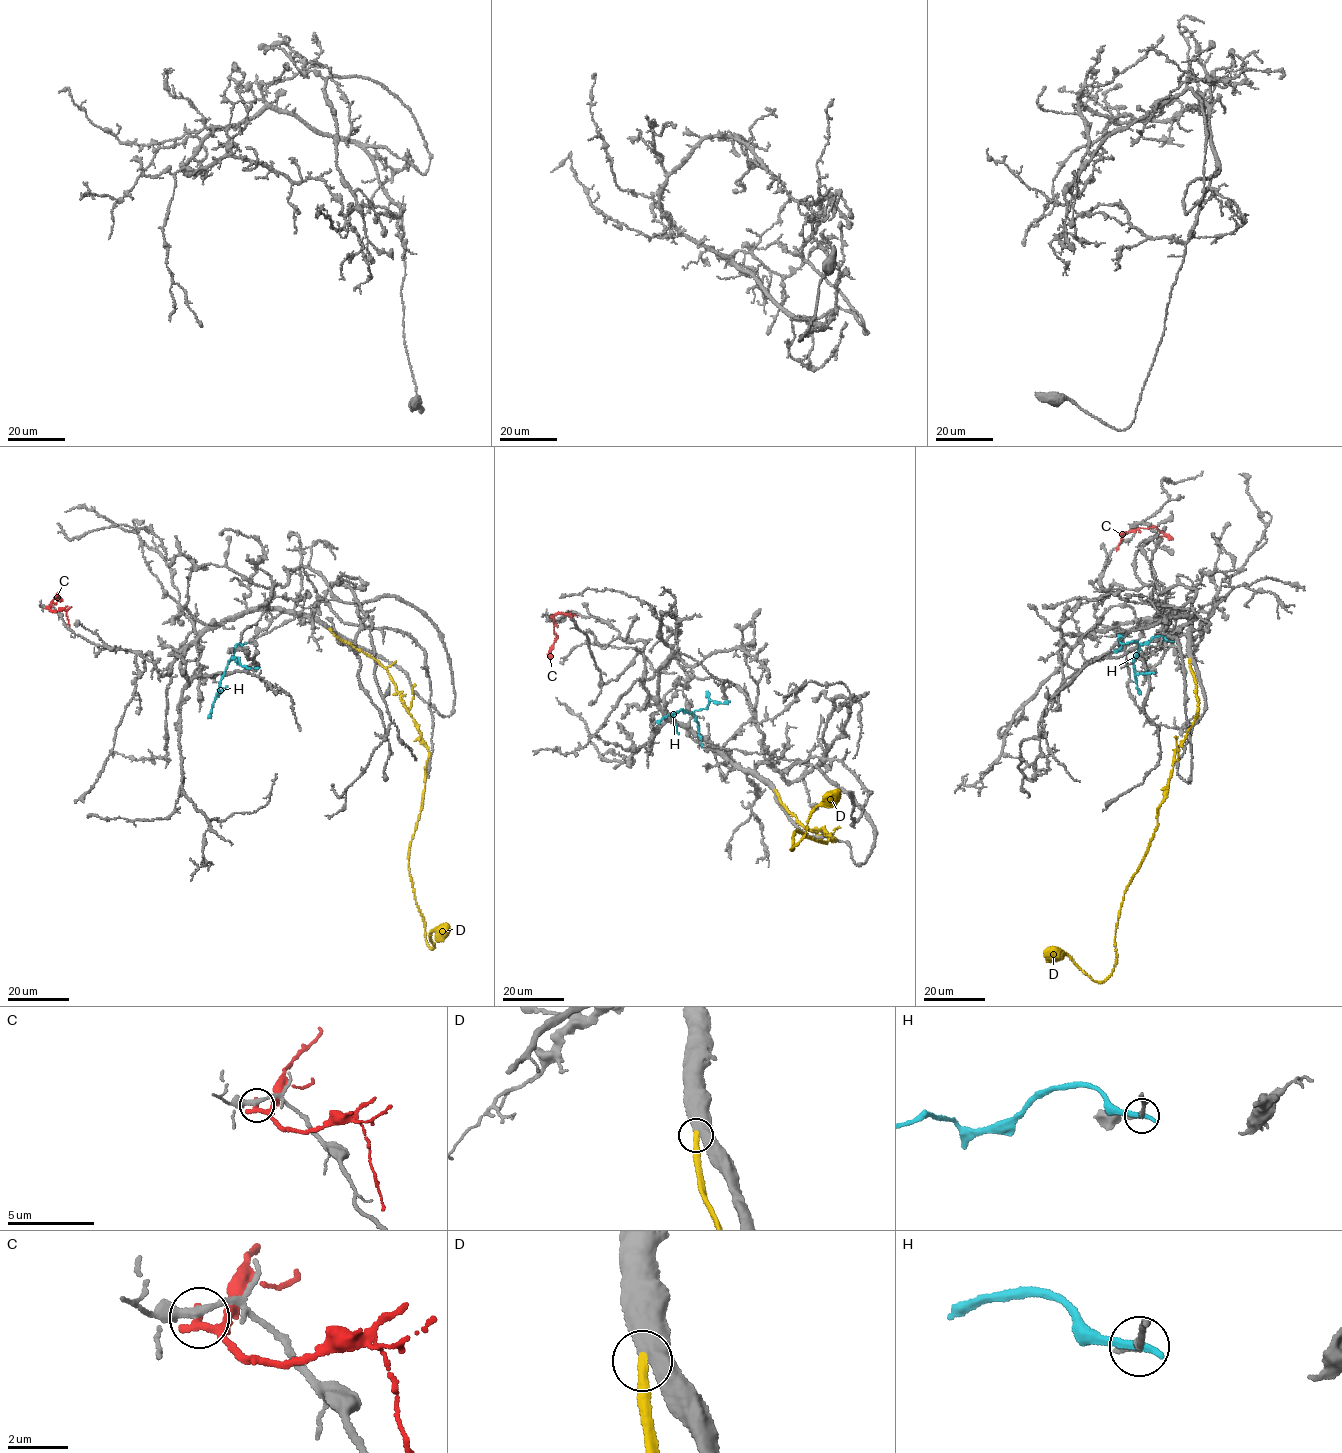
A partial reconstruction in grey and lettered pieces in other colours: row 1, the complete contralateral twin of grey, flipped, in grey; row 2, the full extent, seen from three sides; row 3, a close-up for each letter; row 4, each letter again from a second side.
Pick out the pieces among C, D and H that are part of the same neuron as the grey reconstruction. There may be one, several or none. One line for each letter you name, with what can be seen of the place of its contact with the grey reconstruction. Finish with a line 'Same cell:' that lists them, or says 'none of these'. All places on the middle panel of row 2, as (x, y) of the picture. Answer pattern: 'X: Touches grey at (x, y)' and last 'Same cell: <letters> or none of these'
D: Touches grey at (775, 789)
Same cell: D

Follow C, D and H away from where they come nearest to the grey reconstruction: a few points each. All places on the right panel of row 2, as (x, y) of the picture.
C: (1132, 529), (1155, 527), (1169, 535), (1168, 540)
D: (1189, 658), (1194, 722), (1175, 752), (1156, 829), (1123, 896), (1112, 973), (1097, 981), (1064, 953), (1044, 952)
H: (1171, 641), (1155, 635), (1140, 646), (1133, 662), (1140, 695)

